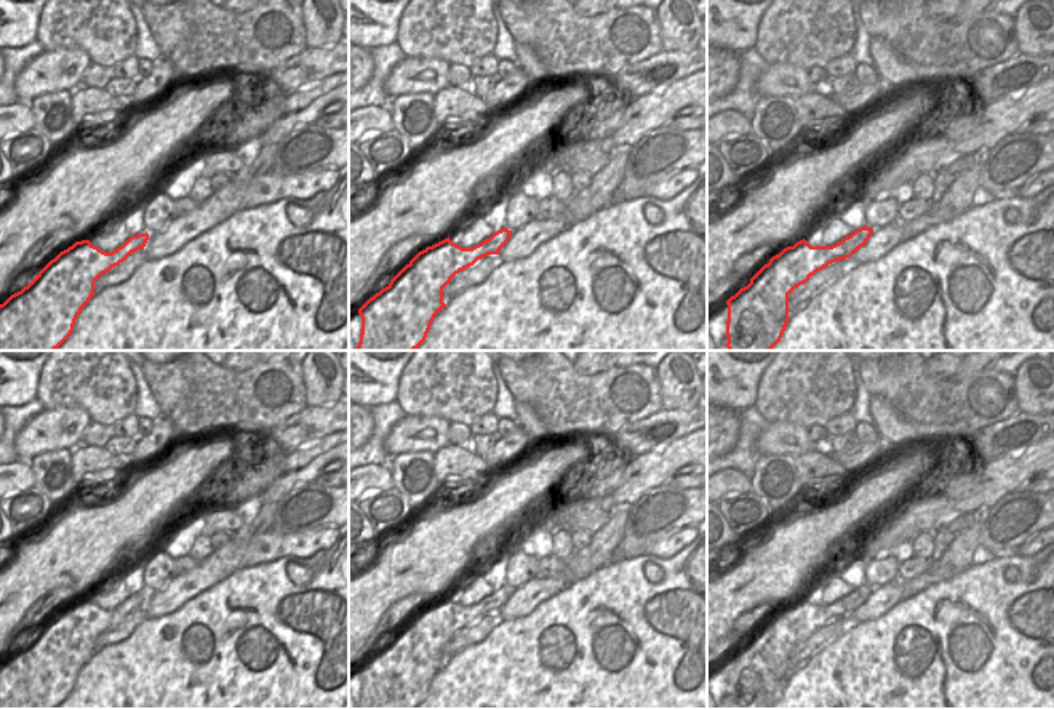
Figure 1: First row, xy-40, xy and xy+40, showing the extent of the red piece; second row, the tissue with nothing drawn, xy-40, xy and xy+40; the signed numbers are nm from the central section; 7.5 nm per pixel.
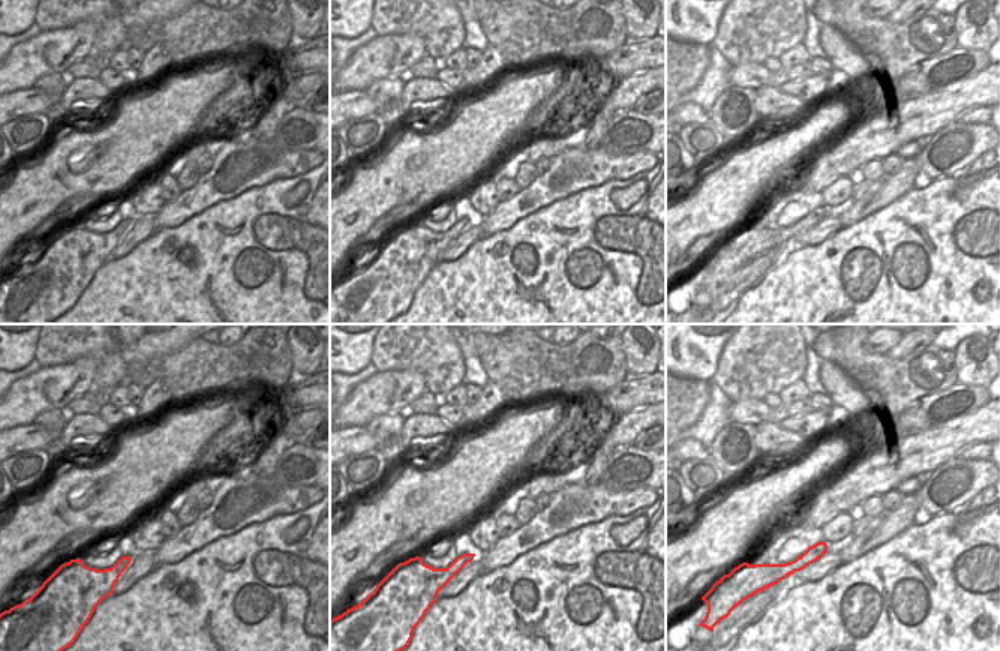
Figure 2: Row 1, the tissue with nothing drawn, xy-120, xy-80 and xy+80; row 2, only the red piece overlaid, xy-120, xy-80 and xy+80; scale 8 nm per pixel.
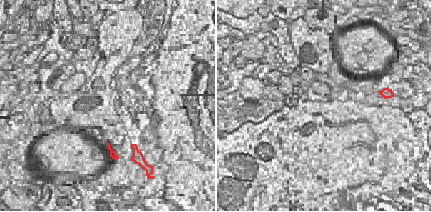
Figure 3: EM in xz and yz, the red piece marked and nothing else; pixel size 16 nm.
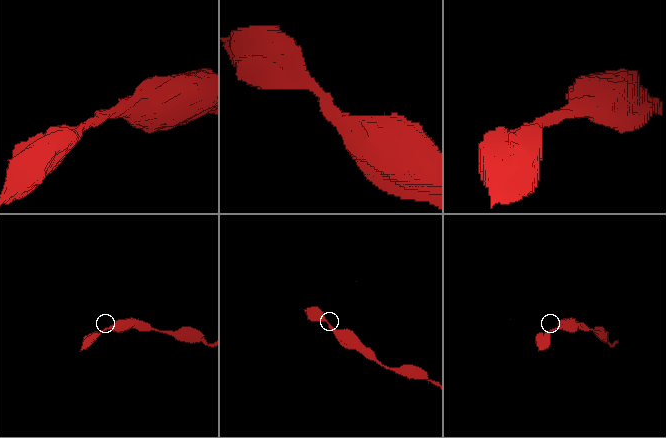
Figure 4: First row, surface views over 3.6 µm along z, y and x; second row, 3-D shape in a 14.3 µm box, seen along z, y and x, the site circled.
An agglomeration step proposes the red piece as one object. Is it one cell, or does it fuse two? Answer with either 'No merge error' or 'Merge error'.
No merge error

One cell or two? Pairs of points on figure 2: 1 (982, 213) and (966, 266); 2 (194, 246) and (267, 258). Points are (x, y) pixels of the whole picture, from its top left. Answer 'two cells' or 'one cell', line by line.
1: one cell
2: one cell

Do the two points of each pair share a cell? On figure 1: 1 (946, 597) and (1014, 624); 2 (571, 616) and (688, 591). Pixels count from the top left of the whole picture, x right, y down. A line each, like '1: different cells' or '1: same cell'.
1: same cell
2: same cell

